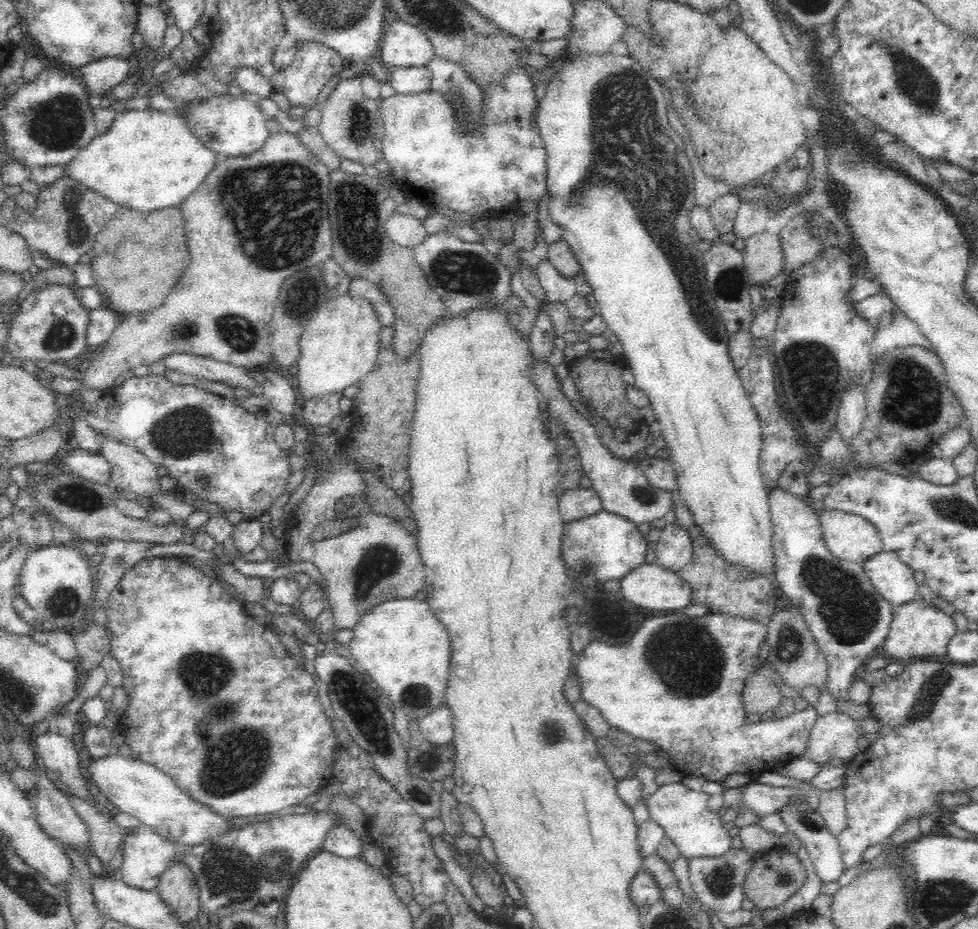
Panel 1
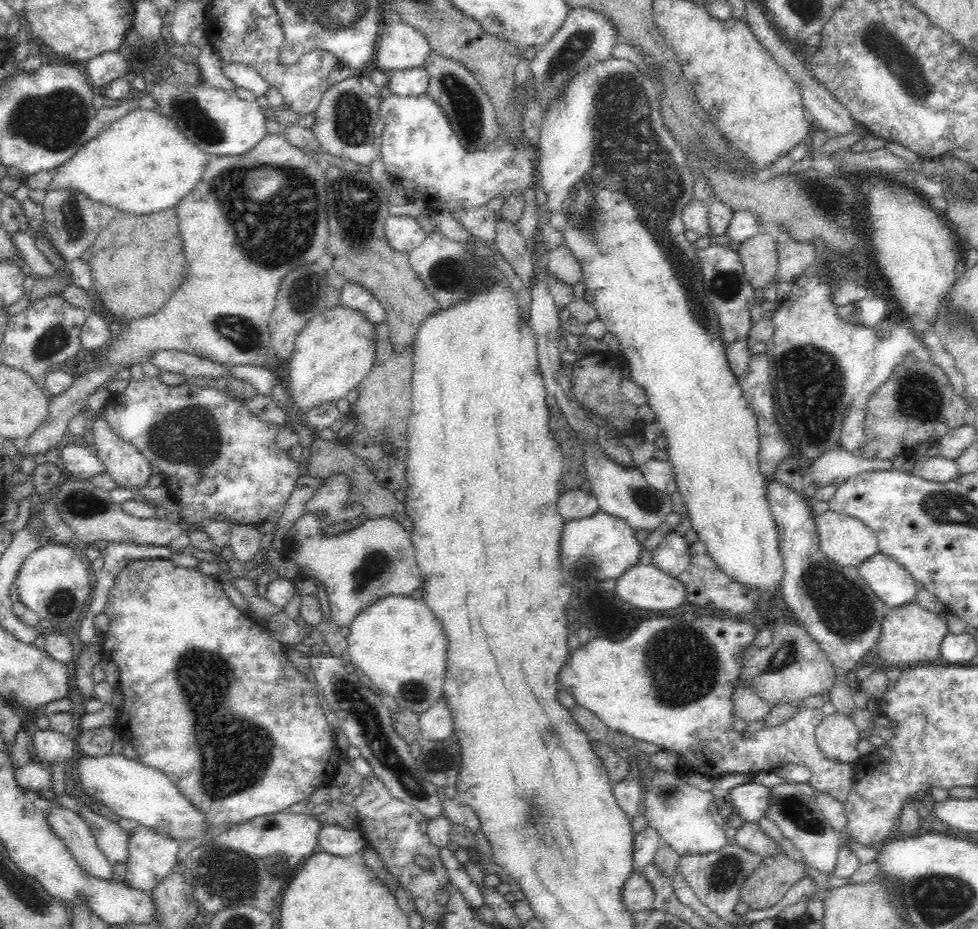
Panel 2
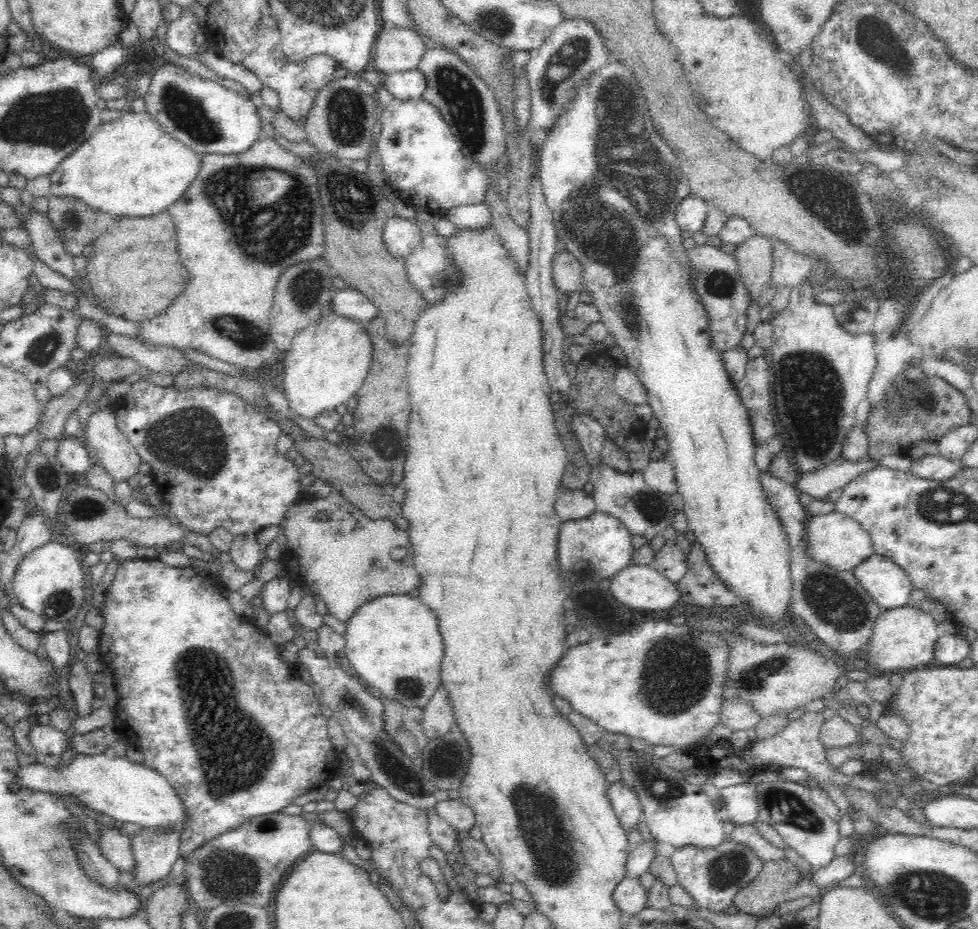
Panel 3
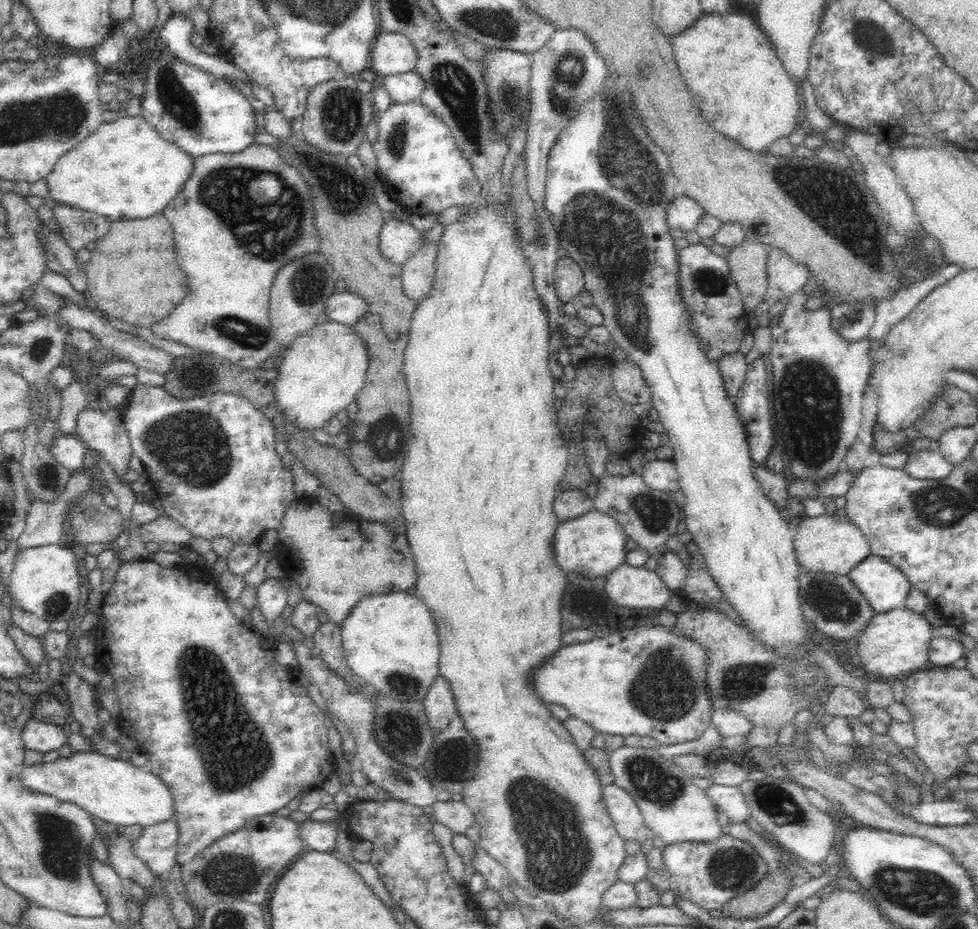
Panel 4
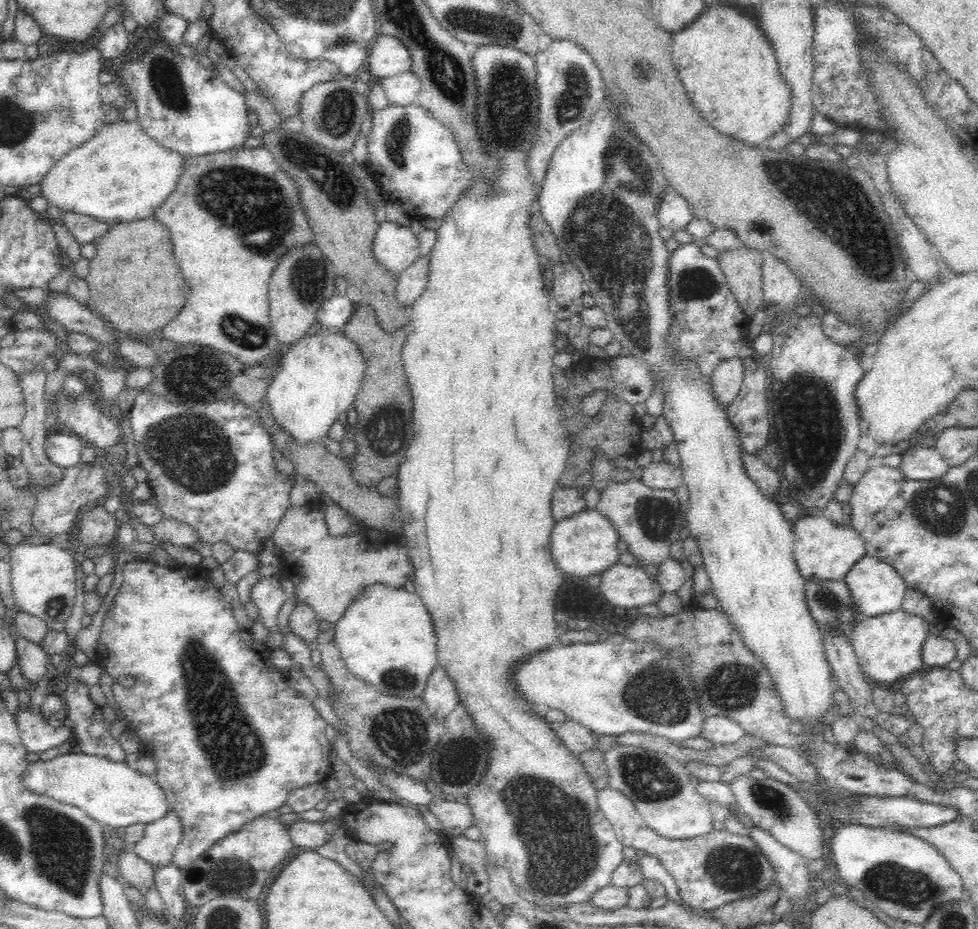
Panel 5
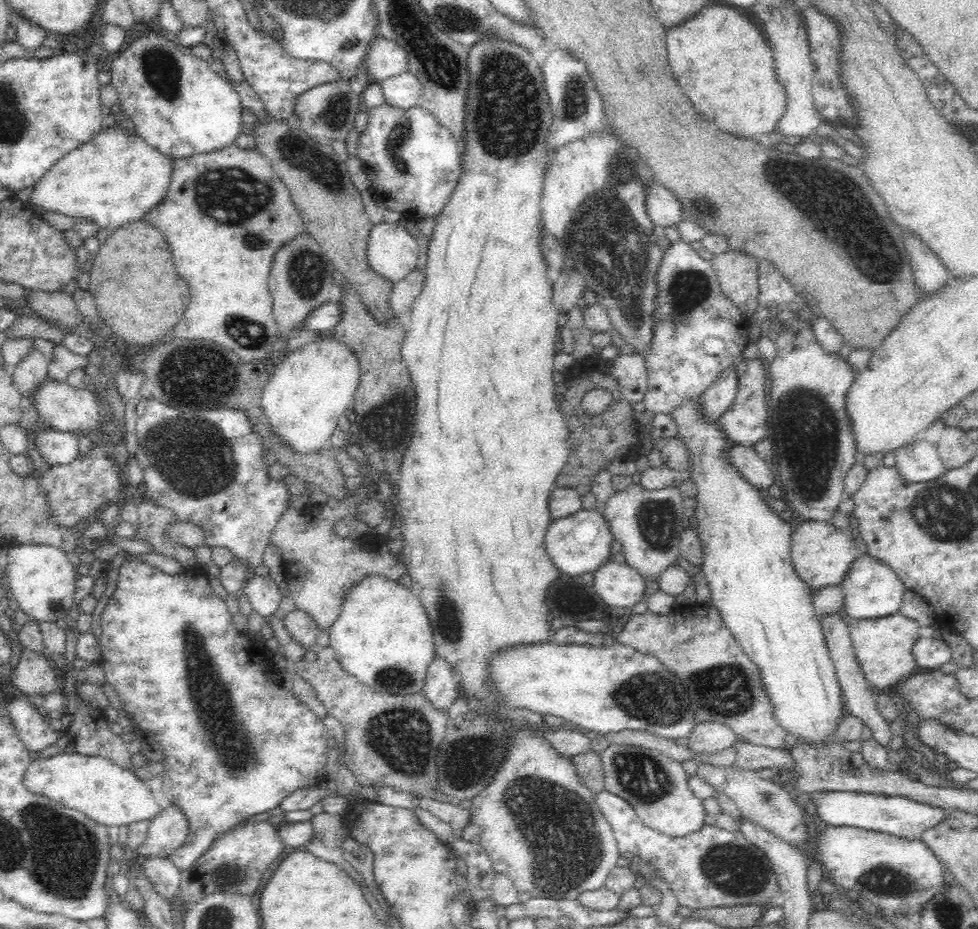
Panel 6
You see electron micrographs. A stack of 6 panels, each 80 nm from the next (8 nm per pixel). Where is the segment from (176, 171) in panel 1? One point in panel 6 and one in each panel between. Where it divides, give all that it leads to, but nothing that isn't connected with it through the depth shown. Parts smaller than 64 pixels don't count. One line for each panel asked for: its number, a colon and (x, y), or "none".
2: (142, 162)
3: (132, 165)
4: (125, 169)
5: (121, 174)
6: (114, 179)

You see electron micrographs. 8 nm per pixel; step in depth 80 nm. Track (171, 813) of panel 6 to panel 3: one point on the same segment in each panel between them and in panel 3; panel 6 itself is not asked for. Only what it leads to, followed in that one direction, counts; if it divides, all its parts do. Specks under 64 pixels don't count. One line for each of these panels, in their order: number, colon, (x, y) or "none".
3: (154, 861)
4: (156, 847)
5: (157, 846)

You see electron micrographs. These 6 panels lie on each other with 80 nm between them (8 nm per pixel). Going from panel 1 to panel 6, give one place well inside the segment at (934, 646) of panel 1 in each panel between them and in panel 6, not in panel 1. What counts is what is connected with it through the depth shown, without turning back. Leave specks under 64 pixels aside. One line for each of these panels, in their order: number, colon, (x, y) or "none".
2: (911, 634)
3: (904, 637)
4: (895, 642)
5: (888, 646)
6: (884, 647)

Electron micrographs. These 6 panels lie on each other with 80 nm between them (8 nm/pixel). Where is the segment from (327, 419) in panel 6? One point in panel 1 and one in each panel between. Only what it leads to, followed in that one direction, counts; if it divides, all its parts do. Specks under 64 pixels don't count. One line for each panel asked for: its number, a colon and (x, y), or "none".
1: (340, 344)
2: (337, 348)
3: (329, 360)
4: (322, 371)
5: (319, 377)

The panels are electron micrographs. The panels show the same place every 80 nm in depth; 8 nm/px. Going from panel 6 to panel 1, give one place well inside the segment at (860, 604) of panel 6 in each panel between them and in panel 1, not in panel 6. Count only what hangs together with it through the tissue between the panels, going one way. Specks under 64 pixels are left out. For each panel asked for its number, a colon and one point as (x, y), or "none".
1: (894, 580)
2: (888, 579)
3: (886, 581)
4: (886, 587)
5: (878, 588)

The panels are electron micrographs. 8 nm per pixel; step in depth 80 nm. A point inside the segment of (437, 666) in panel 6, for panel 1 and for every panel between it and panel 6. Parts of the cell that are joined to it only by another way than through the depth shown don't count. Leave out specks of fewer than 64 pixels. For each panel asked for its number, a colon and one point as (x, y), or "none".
1: (437, 728)
2: (436, 724)
3: (437, 720)
4: (439, 705)
5: (440, 697)

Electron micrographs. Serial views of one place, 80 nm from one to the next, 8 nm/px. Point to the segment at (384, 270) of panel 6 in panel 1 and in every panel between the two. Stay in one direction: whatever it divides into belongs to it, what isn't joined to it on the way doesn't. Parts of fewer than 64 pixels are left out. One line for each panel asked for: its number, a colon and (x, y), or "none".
1: (403, 229)
2: (404, 233)
3: (401, 236)
4: (399, 241)
5: (396, 247)

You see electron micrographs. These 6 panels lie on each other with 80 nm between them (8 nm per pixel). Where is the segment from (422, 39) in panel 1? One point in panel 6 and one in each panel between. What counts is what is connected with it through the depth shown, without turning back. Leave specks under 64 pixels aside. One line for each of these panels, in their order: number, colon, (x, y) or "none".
2: (401, 46)
3: (397, 49)
4: (393, 52)
5: (388, 56)
6: (385, 58)

